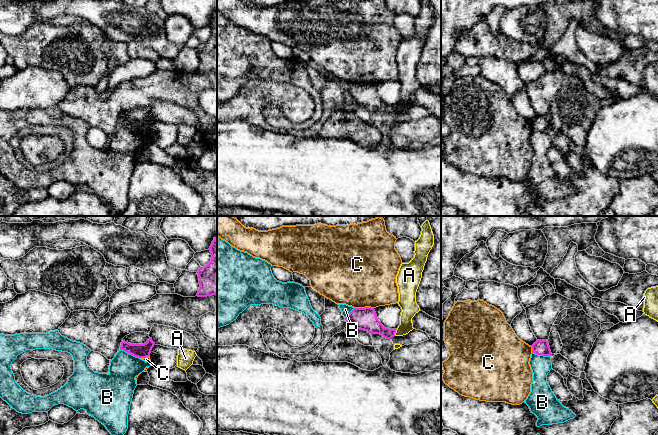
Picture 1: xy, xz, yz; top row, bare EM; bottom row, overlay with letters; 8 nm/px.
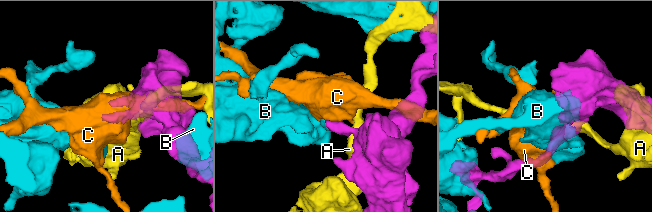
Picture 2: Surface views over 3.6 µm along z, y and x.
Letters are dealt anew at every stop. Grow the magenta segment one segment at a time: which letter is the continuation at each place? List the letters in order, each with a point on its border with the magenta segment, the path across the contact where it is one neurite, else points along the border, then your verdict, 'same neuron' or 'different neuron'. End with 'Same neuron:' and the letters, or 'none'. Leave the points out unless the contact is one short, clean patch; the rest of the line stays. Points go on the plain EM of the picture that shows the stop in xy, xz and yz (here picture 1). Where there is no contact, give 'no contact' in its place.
A: xz (395, 108) | different neuron
B: xy (130, 129) | different neuron
C: xz (363, 84) | different neuron
Same neuron: none

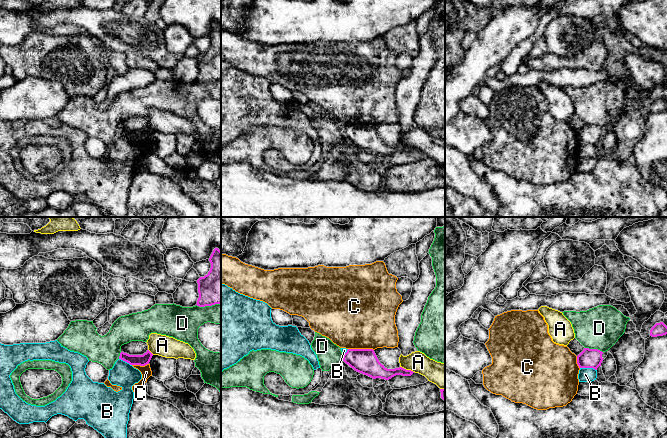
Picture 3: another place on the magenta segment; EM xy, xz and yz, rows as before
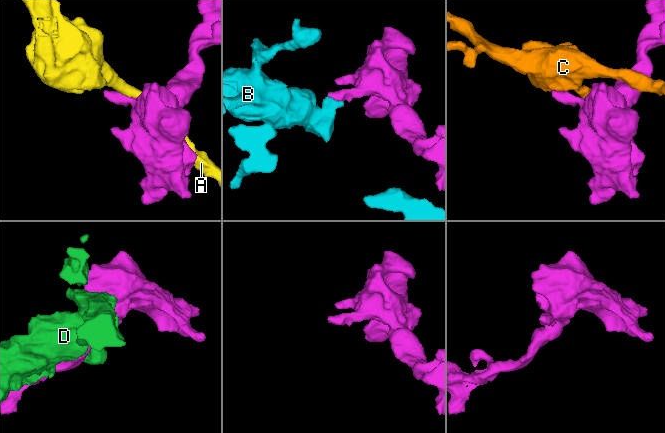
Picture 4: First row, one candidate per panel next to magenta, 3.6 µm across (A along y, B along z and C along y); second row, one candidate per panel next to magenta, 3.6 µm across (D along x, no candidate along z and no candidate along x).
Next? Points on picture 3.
A: xz (407, 146) | different neuron
B: yz (588, 143) | different neuron
C: xz (361, 125) | different neuron
D: yz (594, 125) | different neuron
Same neuron: none

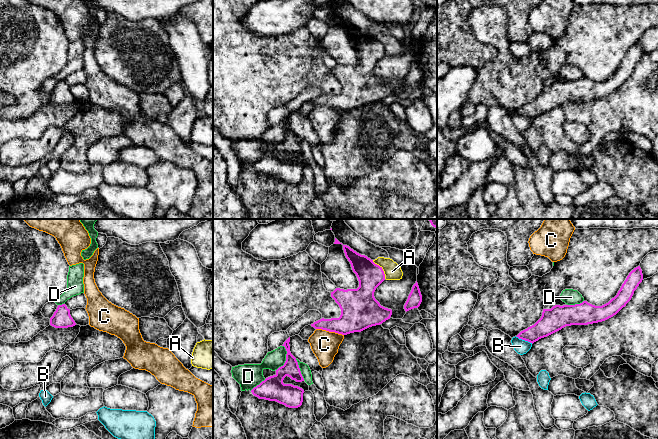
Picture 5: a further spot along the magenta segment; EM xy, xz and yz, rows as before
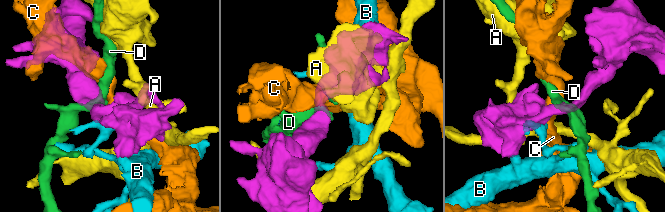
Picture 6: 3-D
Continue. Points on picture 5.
A: xz (382, 45) | different neuron
B: yz (524, 115) | different neuron
C: xz (330, 107) | different neuron
D: xz (286, 134) | different neuron
Same neuron: none

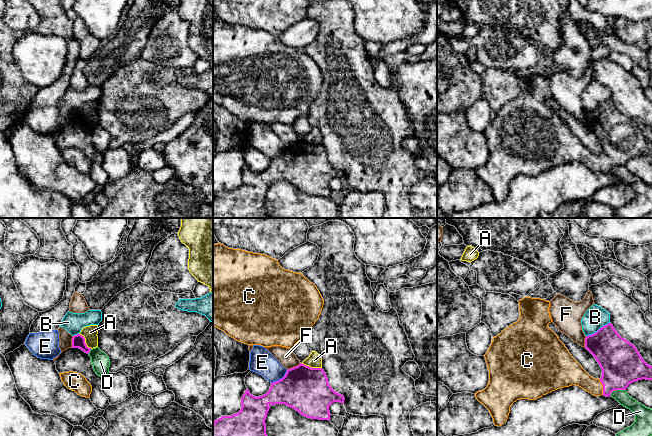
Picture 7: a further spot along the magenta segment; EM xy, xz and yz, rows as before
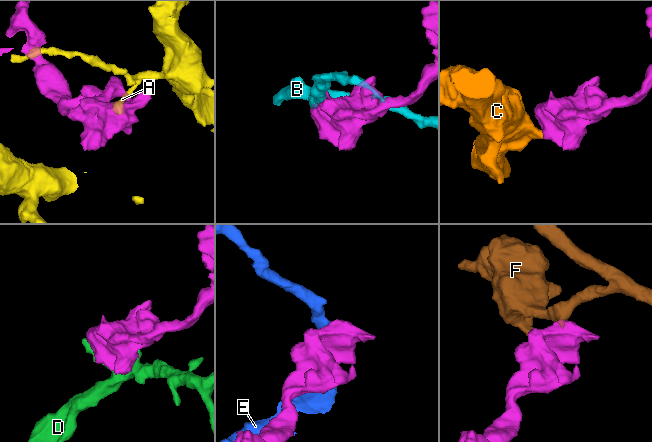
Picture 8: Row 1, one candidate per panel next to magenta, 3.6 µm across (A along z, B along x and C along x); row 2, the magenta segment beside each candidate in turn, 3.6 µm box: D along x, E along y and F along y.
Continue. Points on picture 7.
A: xz (310, 143) | along xz (301, 139), (321, 144) | different neuron
B: yz (598, 106) | different neuron
C: yz (603, 163) | across yz (621, 139), (618, 148), (603, 163), (593, 162), (575, 151) | same neuron
D: yz (617, 165) | different neuron
E: xz (280, 155) | different neuron
F: xz (293, 143) | along xz (300, 139), (287, 146) | different neuron
Same neuron: C

